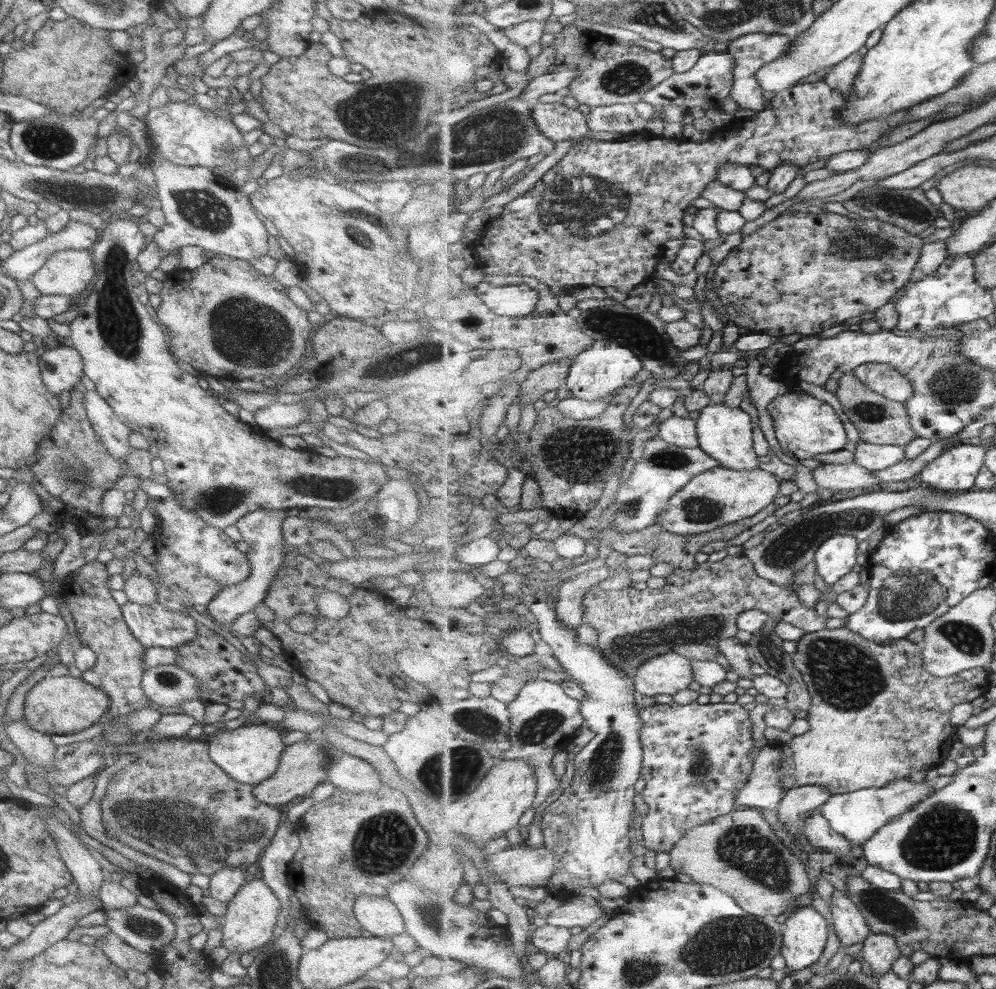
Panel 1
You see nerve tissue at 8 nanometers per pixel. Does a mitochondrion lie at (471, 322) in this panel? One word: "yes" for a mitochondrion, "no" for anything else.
no

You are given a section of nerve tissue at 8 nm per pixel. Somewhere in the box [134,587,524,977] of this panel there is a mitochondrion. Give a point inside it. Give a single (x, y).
(385, 844)

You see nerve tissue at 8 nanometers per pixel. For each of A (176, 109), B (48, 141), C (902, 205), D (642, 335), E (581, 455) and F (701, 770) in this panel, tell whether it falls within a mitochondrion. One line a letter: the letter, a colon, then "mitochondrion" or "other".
A: other
B: mitochondrion
C: mitochondrion
D: mitochondrion
E: mitochondrion
F: mitochondrion

